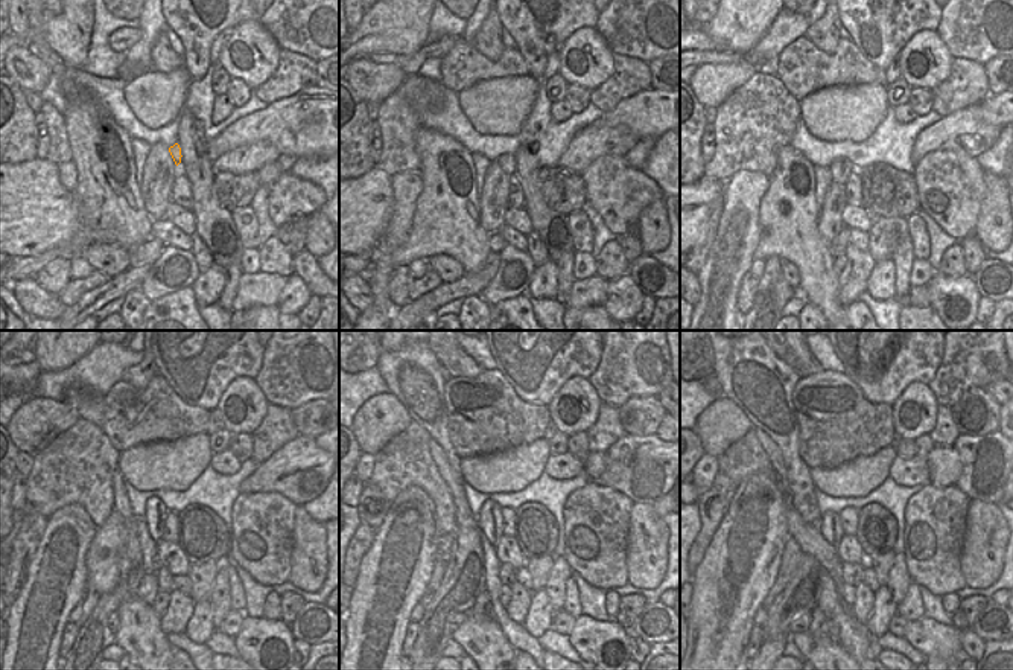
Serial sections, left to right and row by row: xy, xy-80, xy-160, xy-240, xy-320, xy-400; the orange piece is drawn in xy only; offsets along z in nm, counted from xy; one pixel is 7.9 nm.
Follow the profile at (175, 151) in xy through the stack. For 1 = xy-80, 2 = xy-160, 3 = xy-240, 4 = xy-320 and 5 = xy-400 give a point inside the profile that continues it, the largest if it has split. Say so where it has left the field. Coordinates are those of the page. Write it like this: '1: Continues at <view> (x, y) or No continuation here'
1: Continues at xy-80 (507, 162)
2: Continues at xy-160 (840, 169)
3: Continues at xy-240 (155, 512)
4: Continues at xy-320 (490, 518)
5: Continues at xy-400 (831, 527)

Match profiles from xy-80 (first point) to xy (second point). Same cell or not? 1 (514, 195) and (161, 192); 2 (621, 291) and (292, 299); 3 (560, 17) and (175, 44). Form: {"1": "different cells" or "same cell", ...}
{"1": "different cells", "2": "same cell", "3": "different cells"}

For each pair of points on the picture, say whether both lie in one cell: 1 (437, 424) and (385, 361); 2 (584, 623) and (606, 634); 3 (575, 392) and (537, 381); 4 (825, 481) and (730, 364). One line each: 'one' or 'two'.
1: one
2: one
3: two
4: two

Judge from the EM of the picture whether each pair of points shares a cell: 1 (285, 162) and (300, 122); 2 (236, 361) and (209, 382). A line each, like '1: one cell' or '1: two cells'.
1: two cells
2: one cell

